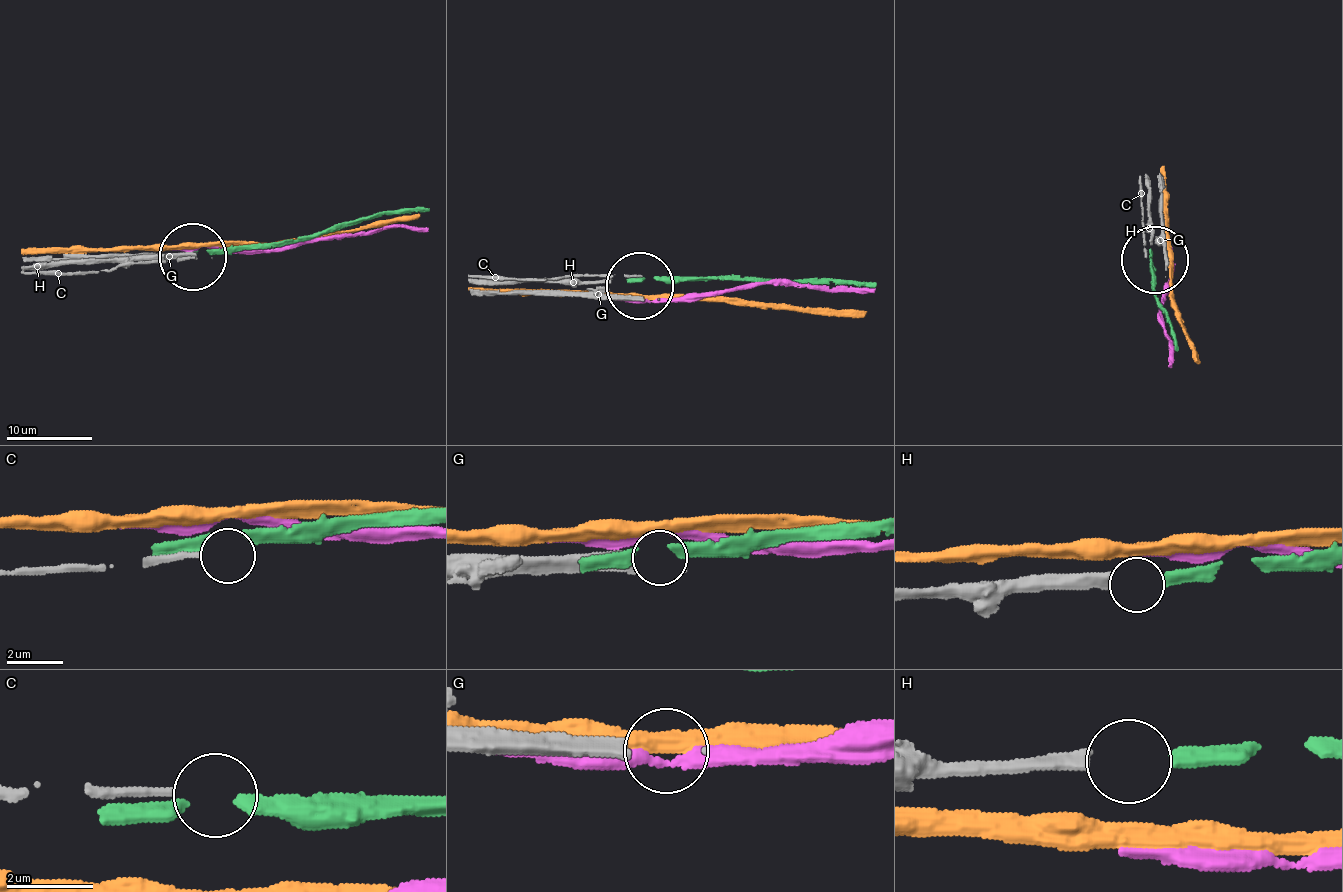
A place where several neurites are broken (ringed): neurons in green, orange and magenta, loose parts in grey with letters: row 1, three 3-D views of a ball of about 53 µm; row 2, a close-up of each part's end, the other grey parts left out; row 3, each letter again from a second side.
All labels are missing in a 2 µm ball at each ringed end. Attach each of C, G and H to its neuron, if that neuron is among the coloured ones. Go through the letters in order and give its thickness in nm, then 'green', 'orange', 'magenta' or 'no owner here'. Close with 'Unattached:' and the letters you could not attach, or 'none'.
C: 200 nm thick; no owner here
G: 40 nm thick; no owner here
H: 360 nm thick; green
Unattached: C, G

